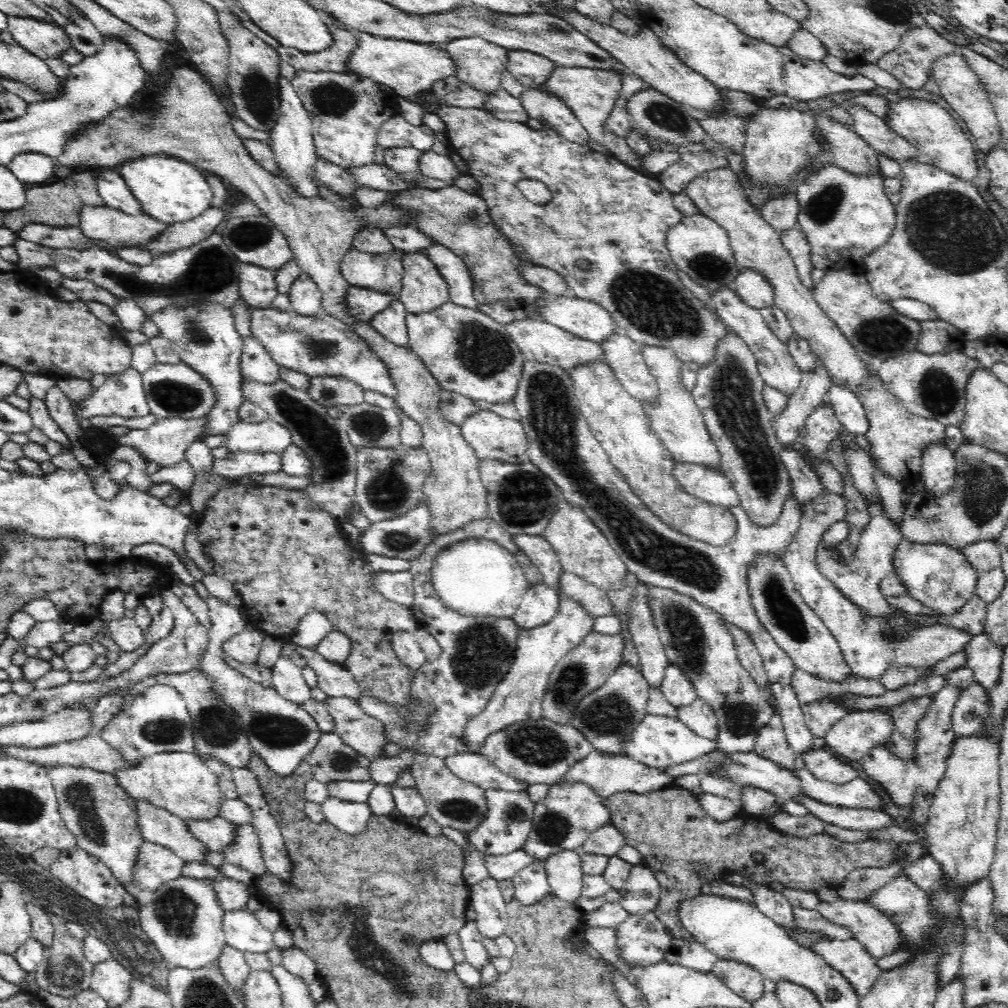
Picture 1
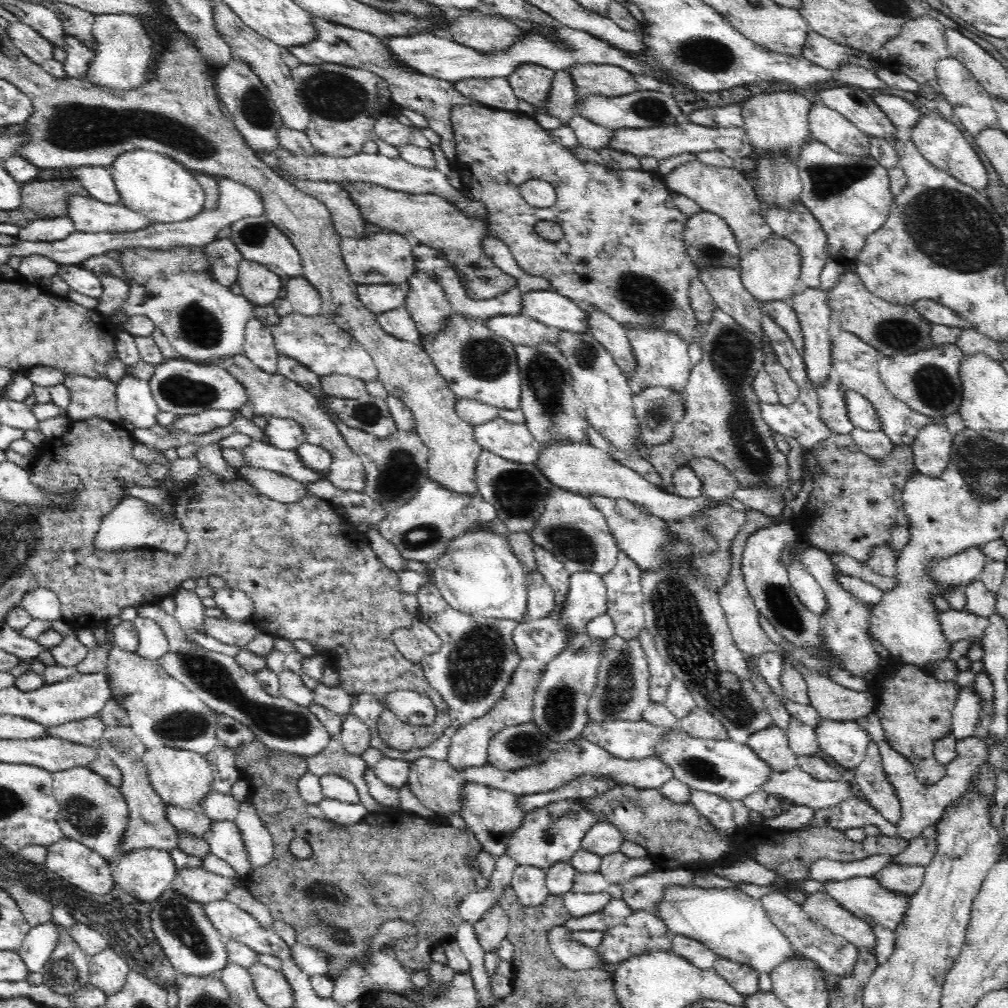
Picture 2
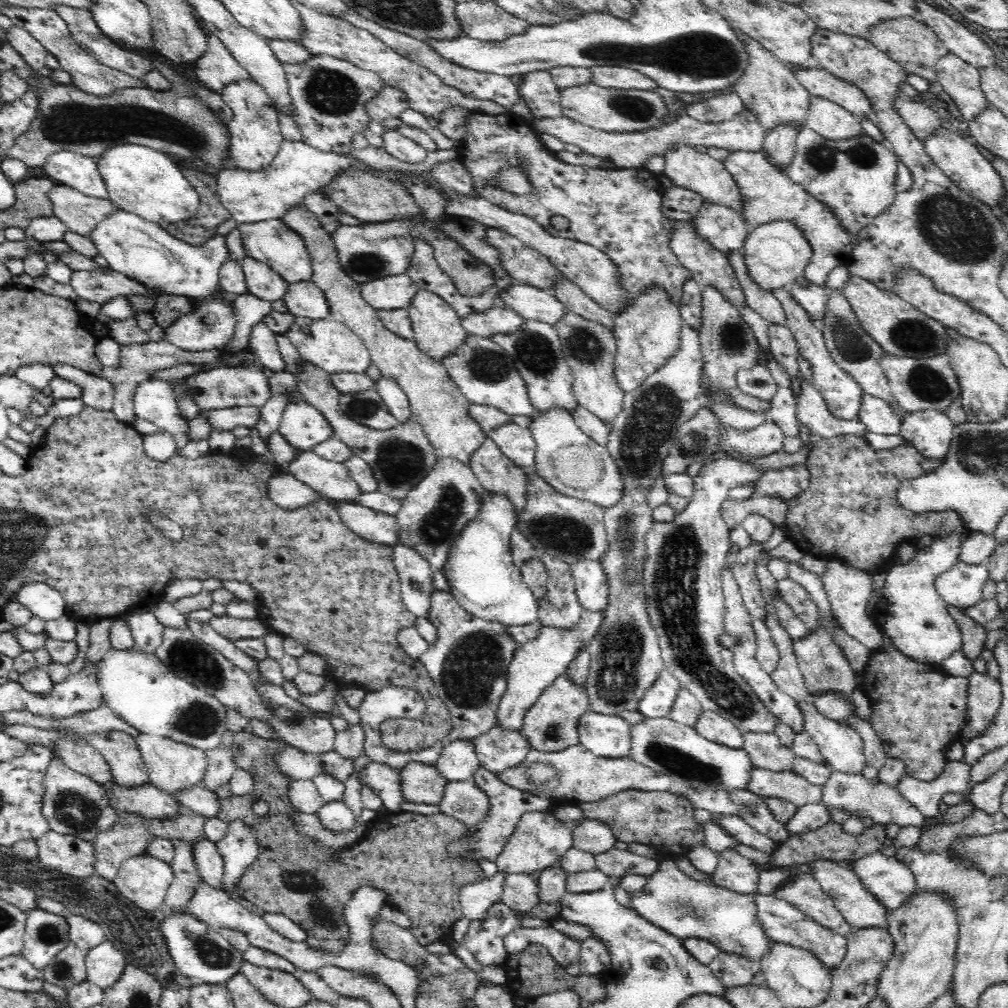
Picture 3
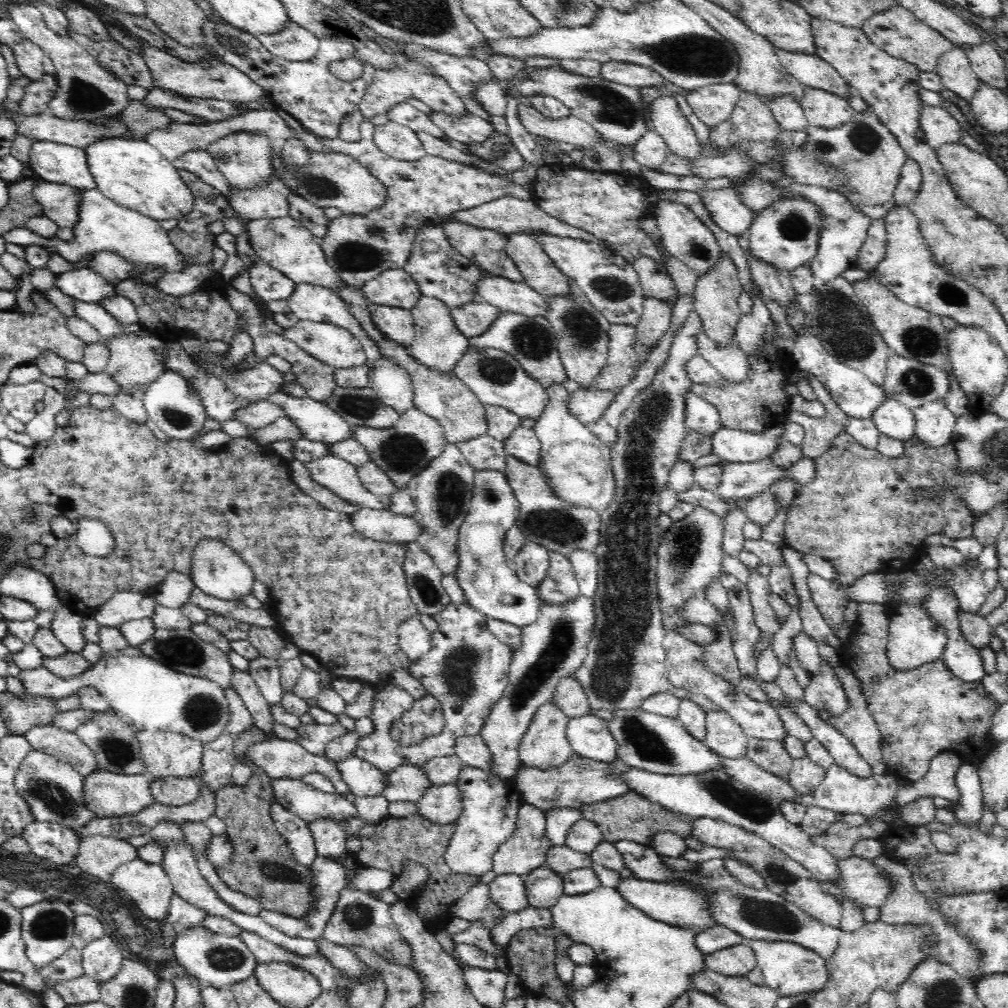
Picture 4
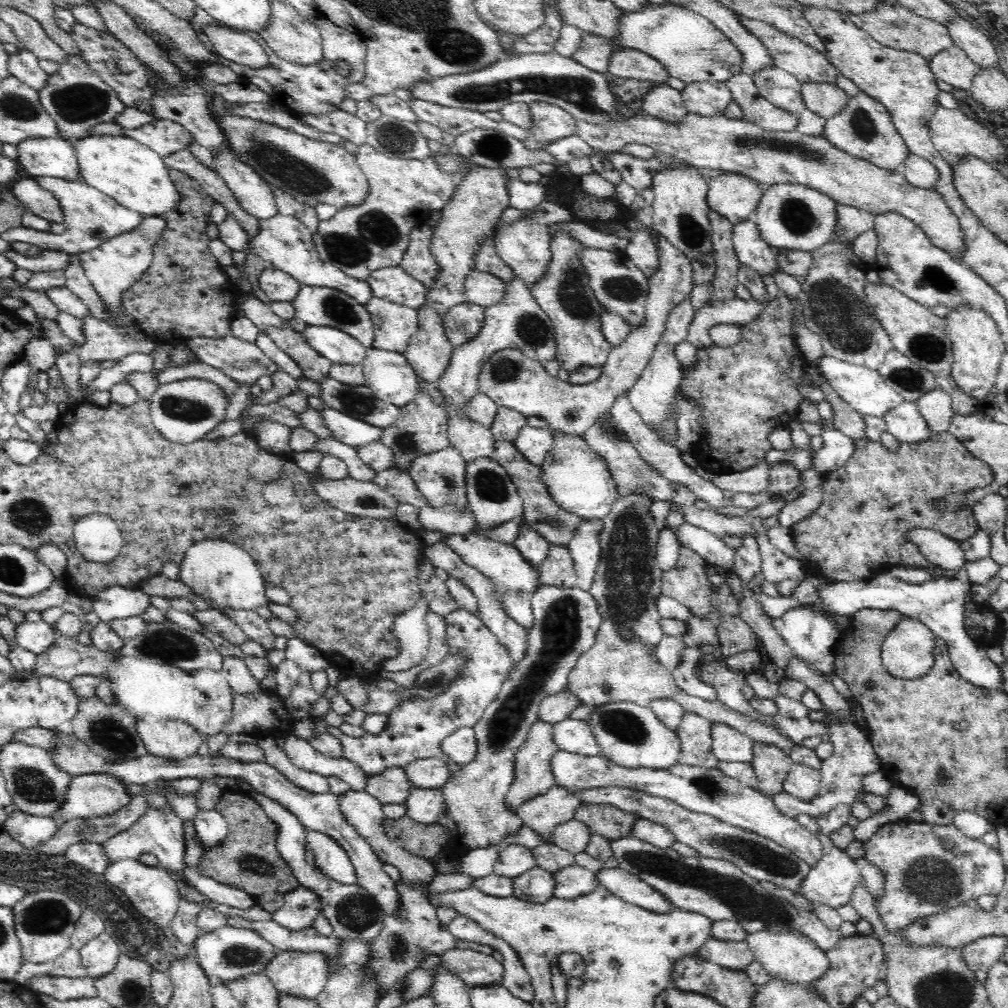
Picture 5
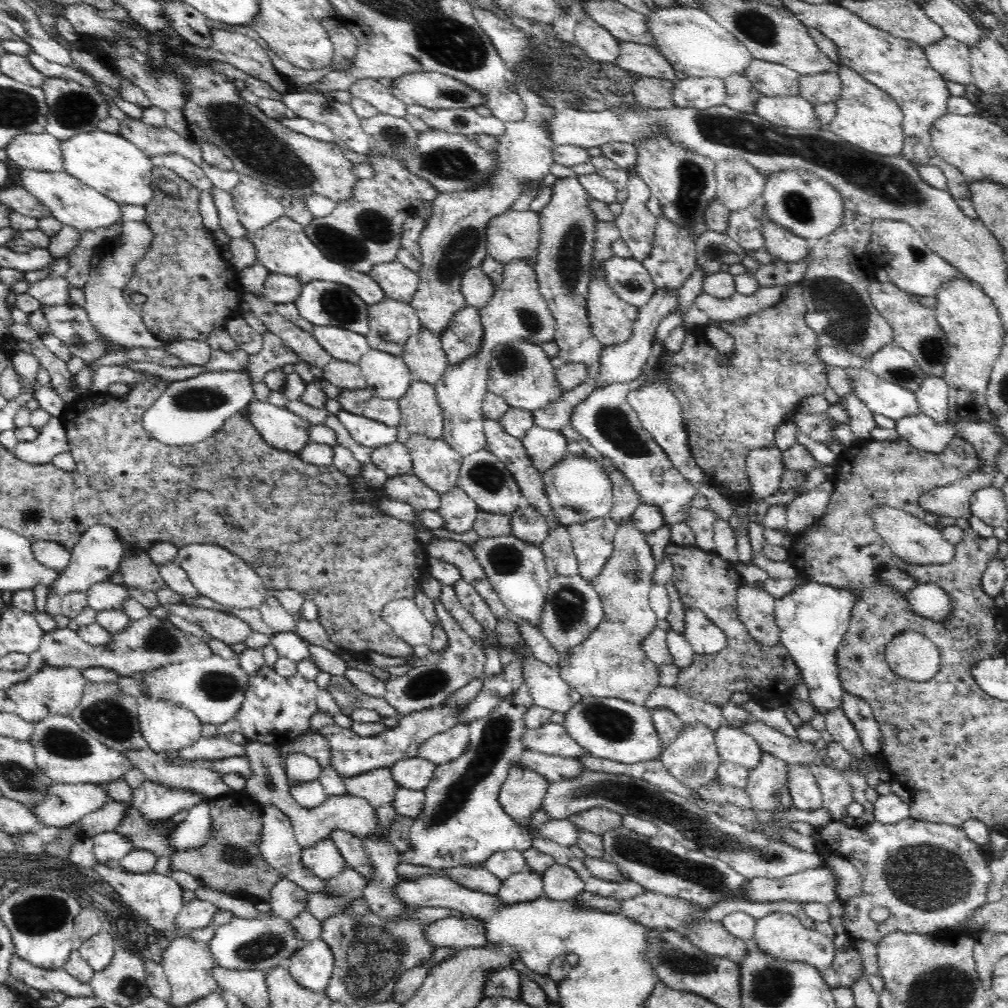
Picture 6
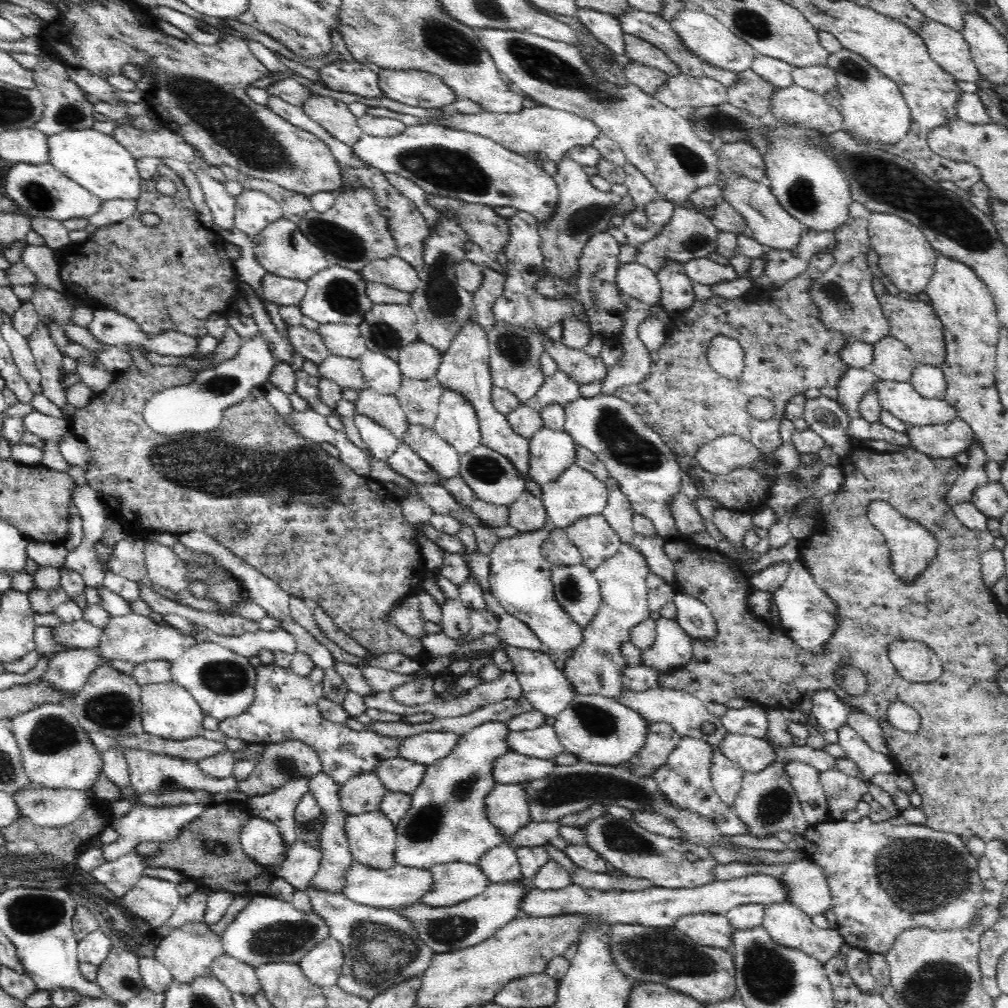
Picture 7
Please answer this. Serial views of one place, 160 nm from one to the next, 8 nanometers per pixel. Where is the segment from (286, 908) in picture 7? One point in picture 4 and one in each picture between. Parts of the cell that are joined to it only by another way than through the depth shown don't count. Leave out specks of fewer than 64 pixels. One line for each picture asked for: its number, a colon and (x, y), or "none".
4: (221, 960)
5: (229, 952)
6: (267, 941)

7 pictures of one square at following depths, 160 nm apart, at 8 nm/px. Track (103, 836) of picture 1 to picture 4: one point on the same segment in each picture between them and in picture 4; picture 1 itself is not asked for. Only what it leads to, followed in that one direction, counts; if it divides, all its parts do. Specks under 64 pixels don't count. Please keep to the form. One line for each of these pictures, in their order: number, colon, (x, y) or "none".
2: (92, 811)
3: (74, 804)
4: (53, 789)

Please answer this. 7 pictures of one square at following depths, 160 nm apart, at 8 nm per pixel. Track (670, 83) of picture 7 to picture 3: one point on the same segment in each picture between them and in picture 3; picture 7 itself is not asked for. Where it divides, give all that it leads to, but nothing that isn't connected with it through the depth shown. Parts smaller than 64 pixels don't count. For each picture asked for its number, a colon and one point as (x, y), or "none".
3: (724, 107)
4: (712, 104)
5: (707, 98)
6: (693, 92)

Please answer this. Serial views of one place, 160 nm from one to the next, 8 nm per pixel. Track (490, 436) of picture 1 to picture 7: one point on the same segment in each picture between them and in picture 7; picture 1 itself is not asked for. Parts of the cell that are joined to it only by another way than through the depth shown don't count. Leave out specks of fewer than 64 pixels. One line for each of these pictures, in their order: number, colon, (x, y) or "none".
2: (514, 442)
3: (517, 443)
4: (524, 444)
5: (535, 444)
6: (546, 448)
7: (552, 453)

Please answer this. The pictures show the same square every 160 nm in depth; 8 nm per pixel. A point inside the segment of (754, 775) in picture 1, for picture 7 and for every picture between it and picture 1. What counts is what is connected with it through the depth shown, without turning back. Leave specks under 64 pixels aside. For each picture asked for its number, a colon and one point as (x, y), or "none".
2: (726, 768)
3: (671, 748)
4: (655, 743)
5: (629, 734)
6: (611, 728)
7: (598, 730)

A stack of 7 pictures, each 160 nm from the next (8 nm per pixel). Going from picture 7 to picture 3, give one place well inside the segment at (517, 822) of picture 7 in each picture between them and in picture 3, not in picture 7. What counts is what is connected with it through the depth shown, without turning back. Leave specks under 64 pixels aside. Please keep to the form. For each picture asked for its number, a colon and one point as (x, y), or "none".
3: (551, 724)
4: (544, 746)
5: (532, 776)
6: (520, 796)

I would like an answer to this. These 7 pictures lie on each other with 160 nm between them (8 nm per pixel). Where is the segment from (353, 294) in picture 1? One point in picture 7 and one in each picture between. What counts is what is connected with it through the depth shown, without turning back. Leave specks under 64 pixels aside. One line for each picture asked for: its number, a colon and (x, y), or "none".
2: (378, 298)
3: (395, 291)
4: (395, 287)
5: (393, 283)
6: (400, 283)
7: (393, 271)

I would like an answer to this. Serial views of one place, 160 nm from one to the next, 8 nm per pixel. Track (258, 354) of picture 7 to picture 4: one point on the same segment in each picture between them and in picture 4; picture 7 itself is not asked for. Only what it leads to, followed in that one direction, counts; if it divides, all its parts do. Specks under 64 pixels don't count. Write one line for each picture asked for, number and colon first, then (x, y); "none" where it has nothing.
4: (177, 408)
5: (184, 411)
6: (189, 411)

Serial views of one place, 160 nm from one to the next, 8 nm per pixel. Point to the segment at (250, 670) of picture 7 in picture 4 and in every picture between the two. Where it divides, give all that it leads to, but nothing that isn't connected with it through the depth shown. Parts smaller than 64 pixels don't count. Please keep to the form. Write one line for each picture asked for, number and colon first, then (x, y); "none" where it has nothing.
4: (149, 695)
5: (152, 690)
6: (214, 688)

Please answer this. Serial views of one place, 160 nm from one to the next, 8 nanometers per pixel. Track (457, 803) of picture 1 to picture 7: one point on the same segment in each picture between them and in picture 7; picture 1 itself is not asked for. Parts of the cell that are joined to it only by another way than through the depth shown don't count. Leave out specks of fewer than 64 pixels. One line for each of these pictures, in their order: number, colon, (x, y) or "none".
2: (434, 783)
3: (421, 783)
4: (406, 783)
5: (390, 786)
6: (377, 788)
7: (362, 793)

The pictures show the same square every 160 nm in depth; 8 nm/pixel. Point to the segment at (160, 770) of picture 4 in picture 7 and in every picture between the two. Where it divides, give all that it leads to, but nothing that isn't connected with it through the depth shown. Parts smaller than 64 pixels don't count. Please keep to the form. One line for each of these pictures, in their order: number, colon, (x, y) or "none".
5: (174, 739)
6: (166, 725)
7: (169, 710)

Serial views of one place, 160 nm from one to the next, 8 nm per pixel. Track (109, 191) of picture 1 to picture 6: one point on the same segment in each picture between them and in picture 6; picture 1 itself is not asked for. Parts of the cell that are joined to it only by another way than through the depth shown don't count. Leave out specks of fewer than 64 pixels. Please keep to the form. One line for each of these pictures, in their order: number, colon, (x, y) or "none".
2: (96, 180)
3: (75, 170)
4: (61, 163)
5: (40, 156)
6: (41, 151)

